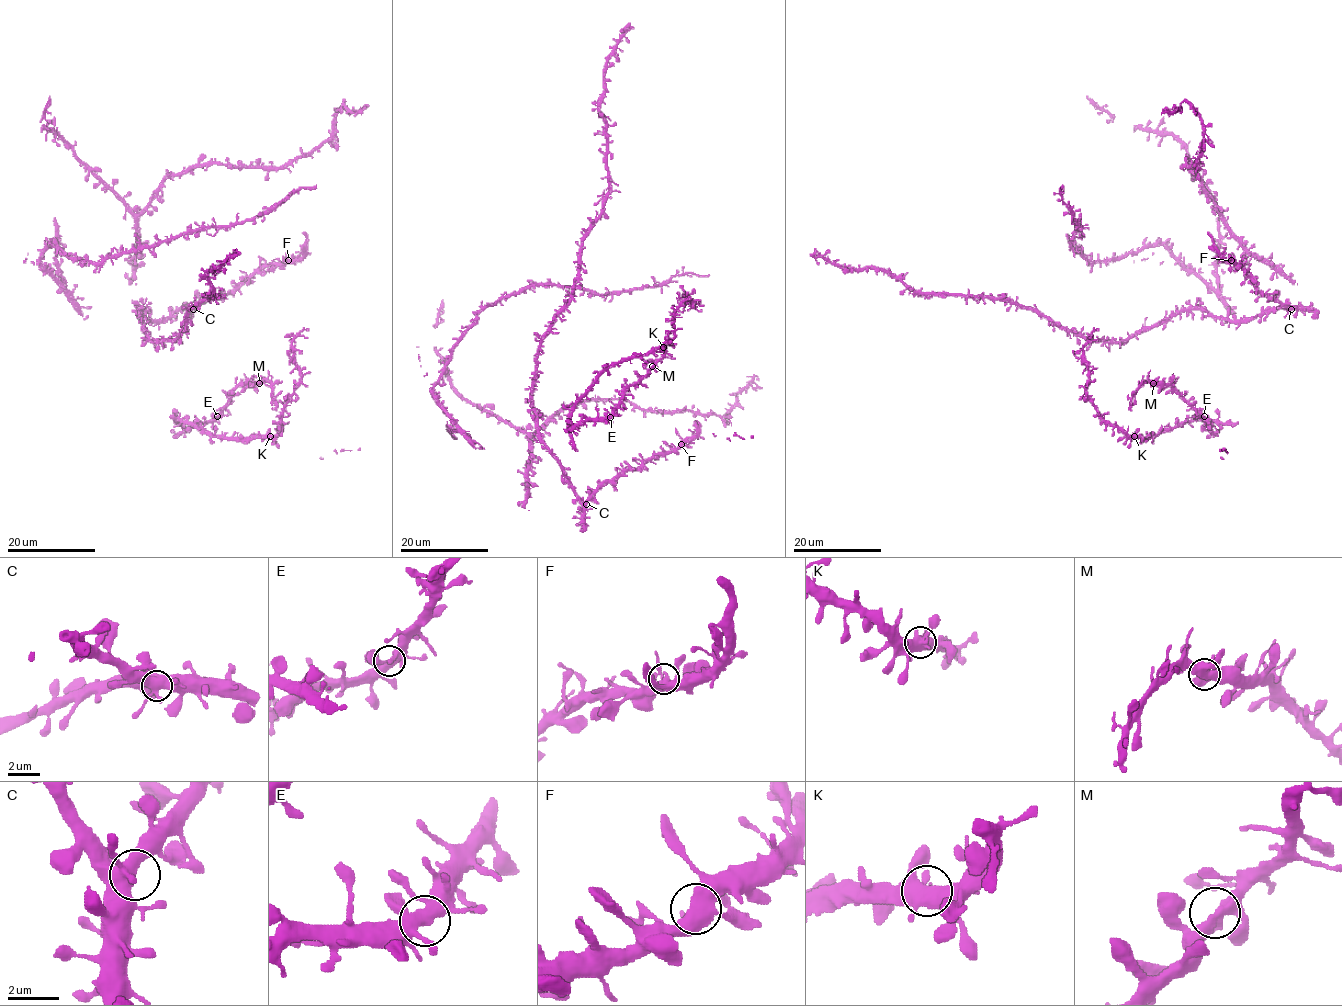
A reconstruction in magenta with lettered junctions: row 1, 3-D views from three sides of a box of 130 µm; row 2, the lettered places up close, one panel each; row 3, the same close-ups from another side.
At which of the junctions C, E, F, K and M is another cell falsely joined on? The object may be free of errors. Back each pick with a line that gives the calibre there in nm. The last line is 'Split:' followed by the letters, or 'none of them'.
Split: none of them

